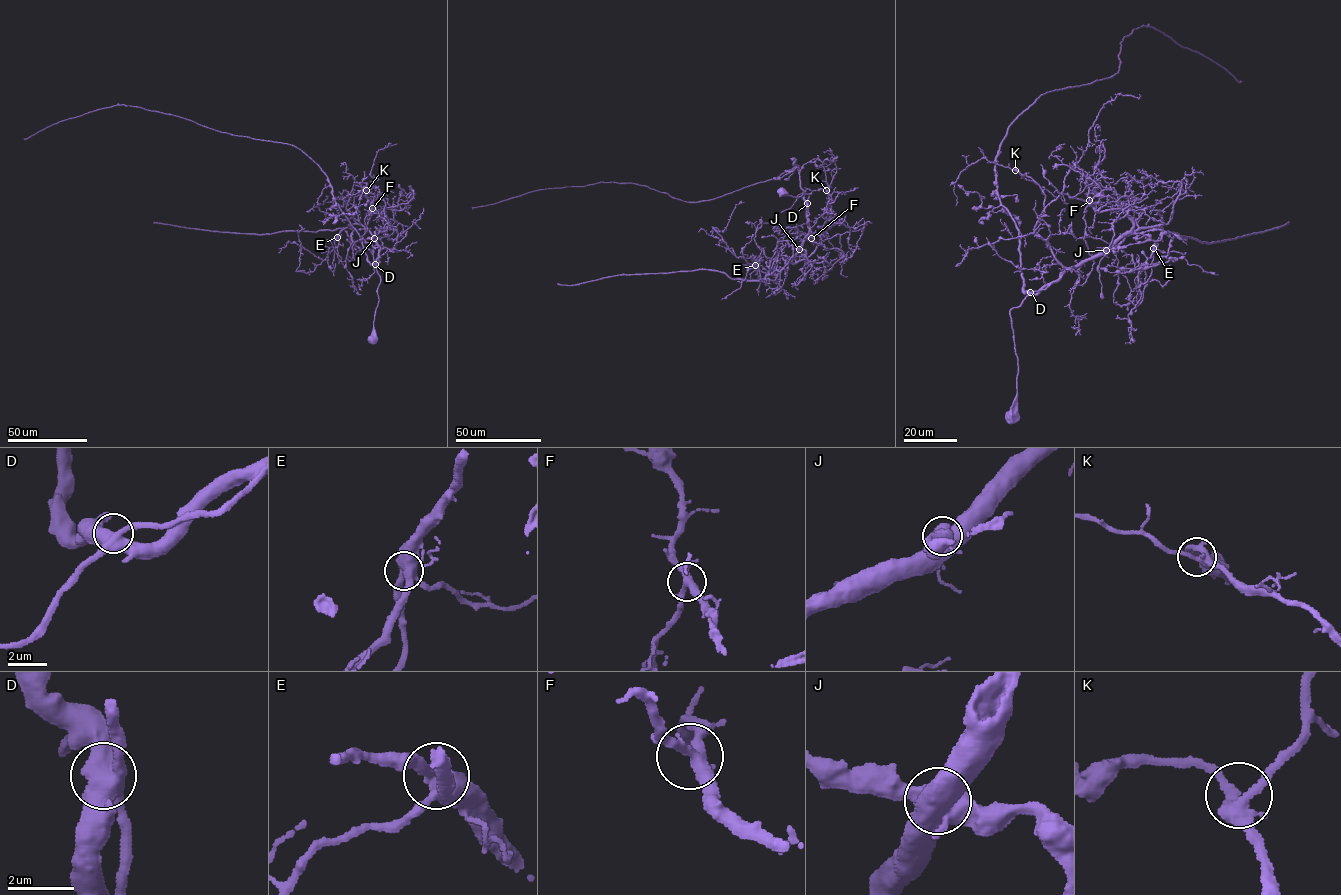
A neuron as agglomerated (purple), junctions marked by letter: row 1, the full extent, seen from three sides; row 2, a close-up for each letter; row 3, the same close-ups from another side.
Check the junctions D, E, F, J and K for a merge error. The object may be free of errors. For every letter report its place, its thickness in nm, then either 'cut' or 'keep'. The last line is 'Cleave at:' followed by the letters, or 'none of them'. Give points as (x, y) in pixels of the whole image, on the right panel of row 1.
D: at (1030, 292); 500 nm thick; keep
E: at (1153, 248); 440 nm thick; keep
F: at (1089, 200); 340 nm thick; keep
J: at (1106, 250); 700 nm thick; cut
K: at (1015, 170); 360 nm thick; keep
Cleave at: J

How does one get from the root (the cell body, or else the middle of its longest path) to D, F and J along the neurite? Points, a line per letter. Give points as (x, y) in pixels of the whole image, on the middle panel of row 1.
D: (782, 193), (794, 197), (811, 192), (807, 203)
F: (782, 193), (794, 197), (811, 193), (807, 208), (809, 232), (793, 263), (813, 252), (817, 244), (811, 238)
J: (782, 193), (794, 197), (811, 193), (807, 208), (809, 232), (799, 249)

